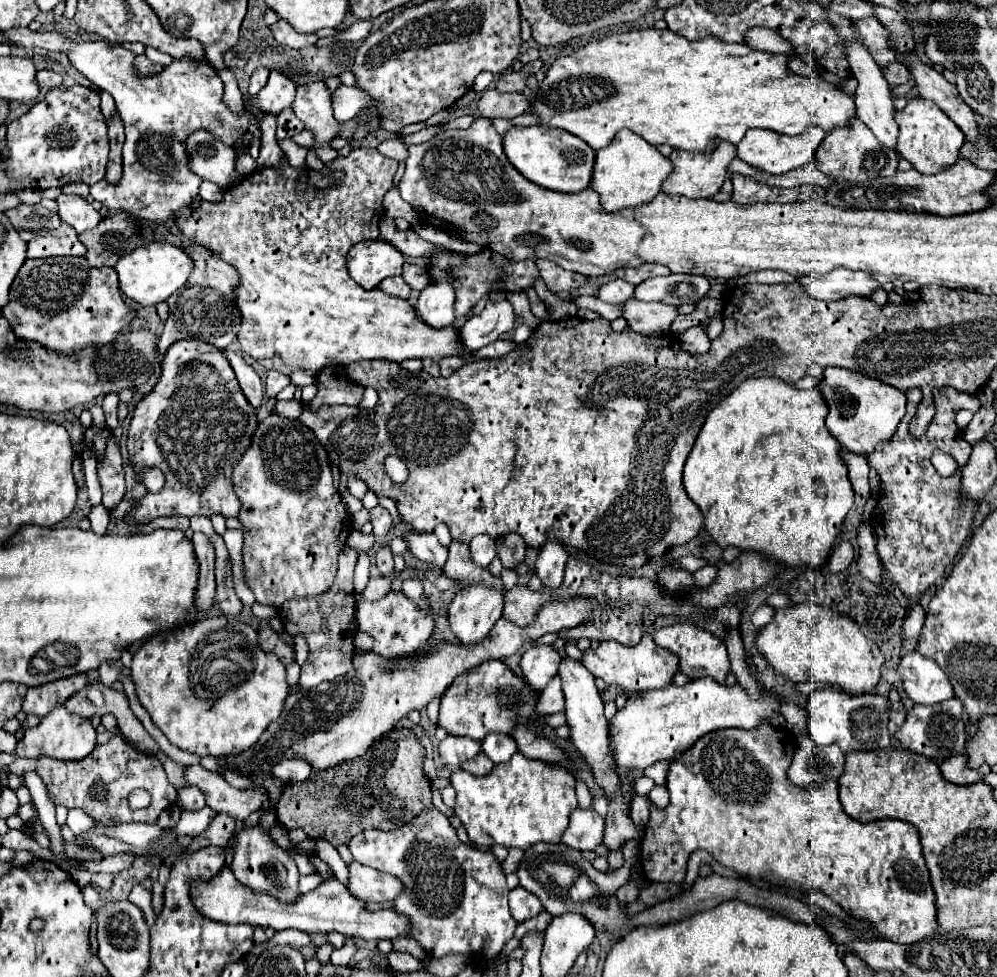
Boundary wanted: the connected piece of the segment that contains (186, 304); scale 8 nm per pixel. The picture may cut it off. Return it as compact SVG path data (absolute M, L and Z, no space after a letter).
M184 247L186 253L194 261L194 271L188 283L170 295L166 301L170 305L170 315L166 319L162 337L158 341L158 353L166 355L168 347L182 339L196 339L202 343L210 343L218 349L226 349L236 337L238 329L242 327L242 313L238 303L234 301L234 293L238 289L238 271L222 259L212 257L212 253L204 247Z

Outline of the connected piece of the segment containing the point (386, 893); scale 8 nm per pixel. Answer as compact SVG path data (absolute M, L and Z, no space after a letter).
M356 861L348 865L348 873L348 891L360 901L394 901L394 897L402 893L402 881L390 877L390 873L380 873Z

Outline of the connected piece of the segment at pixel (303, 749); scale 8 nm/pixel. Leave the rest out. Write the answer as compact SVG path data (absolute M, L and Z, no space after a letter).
M576 595L572 599L554 599L546 603L538 611L536 619L526 627L500 617L494 623L490 637L478 645L458 645L432 639L428 641L428 649L418 649L414 657L386 659L378 657L374 651L356 653L350 673L308 691L292 691L282 709L282 717L268 725L254 747L228 757L228 767L232 769L236 765L240 773L270 773L278 759L298 757L308 761L312 769L324 771L334 765L342 765L342 761L360 759L382 733L394 729L396 723L410 711L422 711L432 699L442 697L456 675L480 665L486 659L504 659L514 655L522 643L532 643L546 633L558 633L564 627L578 627L590 621L594 611L602 609L606 609L606 605L600 601Z

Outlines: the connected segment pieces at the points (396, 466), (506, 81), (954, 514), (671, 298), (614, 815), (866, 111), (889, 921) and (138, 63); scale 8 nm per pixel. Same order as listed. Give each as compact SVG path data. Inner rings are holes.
M390 455L390 457L384 461L384 467L386 467L388 477L390 477L390 479L395 483L404 483L404 481L406 481L406 477L408 477L409 472L402 459L398 459L398 457Z
M532 61L530 65L524 65L520 71L512 71L512 73L506 73L502 77L498 77L496 81L496 89L498 91L526 91L528 85L526 85L526 79L530 75L536 75L542 67L542 61Z
M954 387L934 389L936 415L928 428L928 435L916 439L908 433L908 423L916 413L922 391L908 389L906 395L908 411L902 417L896 433L886 445L878 445L868 461L870 467L874 467L880 475L880 499L876 509L872 511L872 527L878 537L878 555L884 561L886 575L902 589L910 603L912 599L920 597L932 583L942 581L946 567L954 561L956 553L970 533L976 505L960 505L958 501L962 471L950 477L942 477L930 463L930 457L934 451L944 451L952 455L952 459L958 463L958 469L966 465L972 447L962 439L962 431L956 427L954 417L960 409L978 411L980 399L976 395L956 391Z
M668 275L646 279L636 285L634 299L638 301L664 301L672 305L696 303L704 299L710 283L706 277L698 275Z
M618 791L618 797L614 797L608 803L606 813L606 829L604 829L604 845L608 851L618 851L624 841L636 839L642 833L640 827L632 823L632 819L626 815L626 805L622 803L622 791Z
M826 11L826 15L830 17L830 25L834 25L834 29L838 29L838 37L842 37L842 45L846 45L846 59L850 61L850 71L858 79L858 89L856 89L858 119L870 127L870 131L882 145L896 149L898 125L894 121L894 105L890 101L890 85L884 81L882 71L878 69L878 63L870 57L870 53L866 53L866 49L862 49L862 45L858 45L858 33L854 33L854 21L850 21L848 17L838 17L838 13L830 13L830 11Z
M760 725L756 729L718 729L712 731L708 735L704 735L702 739L696 741L696 745L692 749L688 749L686 753L682 753L678 759L670 761L668 767L668 775L666 775L666 787L670 791L670 805L664 809L658 809L654 803L650 803L650 821L646 825L642 843L640 843L640 861L644 867L644 875L648 881L658 881L658 883L676 883L682 885L684 877L686 877L686 863L690 857L690 851L696 849L704 849L708 853L712 853L712 857L728 867L734 869L740 875L748 875L752 879L762 879L774 885L786 885L786 887L798 887L798 889L812 889L812 891L820 891L824 895L828 895L832 901L836 901L844 911L848 911L850 915L854 915L854 919L862 919L862 921L870 921L874 923L874 929L882 935L882 939L894 941L894 943L916 943L922 937L928 937L936 931L936 905L934 905L934 891L930 885L930 875L928 869L924 865L924 857L922 857L922 847L920 847L920 839L918 839L918 831L914 825L900 821L900 819L880 819L880 821L870 821L870 823L860 823L852 817L848 817L838 801L838 780L828 779L820 785L812 785L812 787L798 787L794 785L786 771L790 767L792 761L792 753L794 753L794 735L788 729L778 729L772 725Z
M138 55L134 59L134 71L140 75L140 77L150 77L150 75L158 75L164 71L164 65L156 65L152 63L146 55Z

